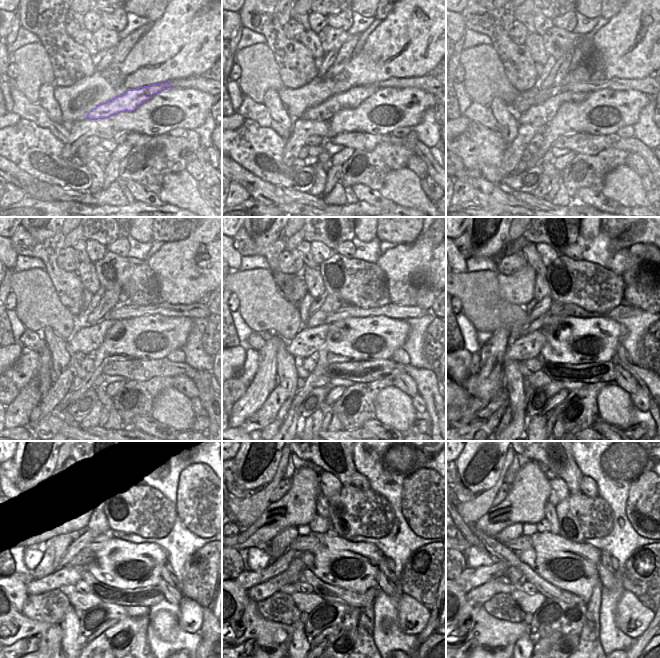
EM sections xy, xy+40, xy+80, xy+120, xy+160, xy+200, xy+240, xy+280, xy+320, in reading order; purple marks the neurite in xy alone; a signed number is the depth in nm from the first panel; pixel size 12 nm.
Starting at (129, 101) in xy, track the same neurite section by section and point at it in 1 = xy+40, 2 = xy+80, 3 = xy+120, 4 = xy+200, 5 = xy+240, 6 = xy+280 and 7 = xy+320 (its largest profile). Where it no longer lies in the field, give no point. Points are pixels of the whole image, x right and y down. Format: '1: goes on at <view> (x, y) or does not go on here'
1: goes on at xy+40 (355, 96)
2: goes on at xy+80 (541, 114)
3: goes on at xy+120 (87, 340)
4: goes on at xy+200 (527, 346)
5: goes on at xy+240 (65, 576)
6: goes on at xy+280 (261, 591)
7: goes on at xy+320 (478, 596)

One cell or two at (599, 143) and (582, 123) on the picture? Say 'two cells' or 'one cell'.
two cells

